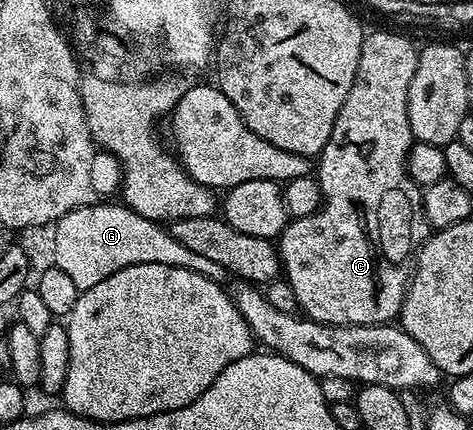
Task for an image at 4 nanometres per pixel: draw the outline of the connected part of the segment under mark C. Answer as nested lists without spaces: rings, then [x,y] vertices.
[[[379,29],[376,33],[368,32],[364,36],[361,59],[357,59],[357,75],[353,79],[353,87],[349,87],[349,95],[345,95],[345,103],[333,123],[329,143],[325,143],[323,152],[317,158],[317,180],[321,194],[319,210],[313,215],[288,220],[287,226],[277,238],[282,276],[287,285],[293,287],[296,306],[308,321],[316,321],[322,325],[385,325],[394,322],[401,311],[403,297],[407,293],[409,278],[413,272],[413,258],[429,236],[429,226],[423,210],[423,189],[407,174],[407,156],[413,144],[407,104],[409,103],[409,83],[413,83],[413,71],[417,71],[418,58],[417,45],[399,33]]]

